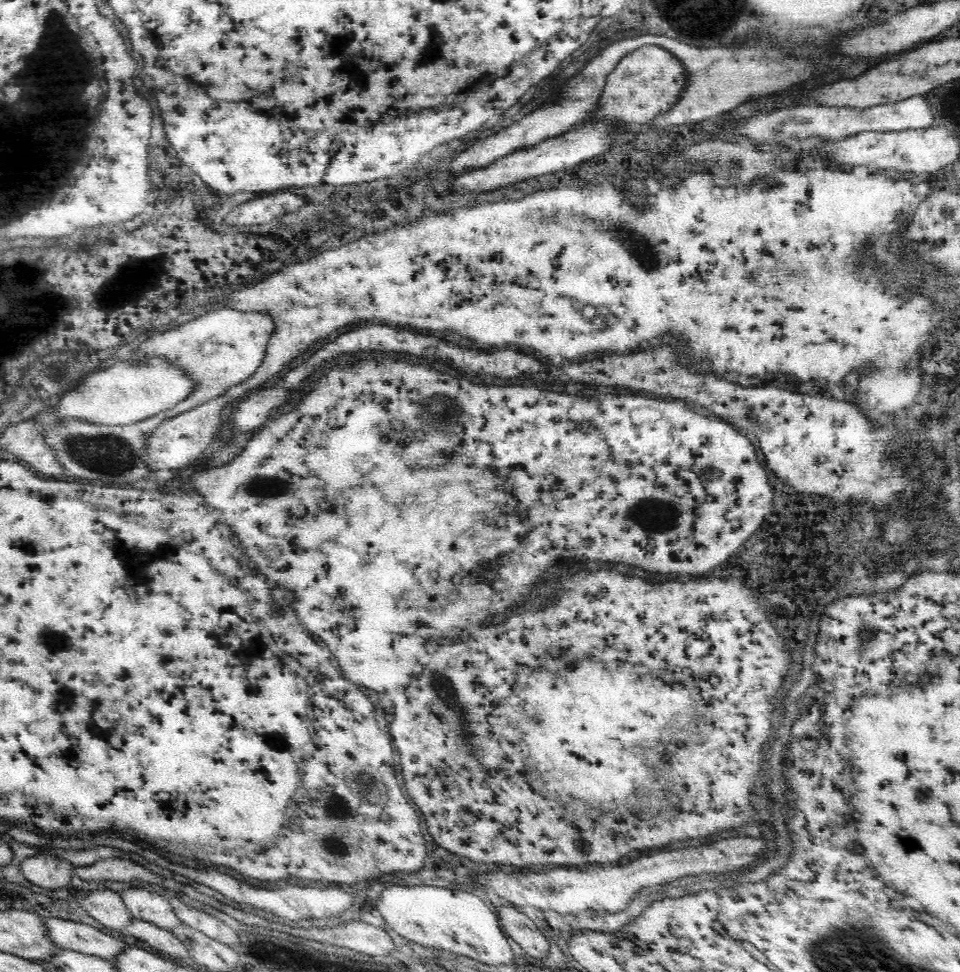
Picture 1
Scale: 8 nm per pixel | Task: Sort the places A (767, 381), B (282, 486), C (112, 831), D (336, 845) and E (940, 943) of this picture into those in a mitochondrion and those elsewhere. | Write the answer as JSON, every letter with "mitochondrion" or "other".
{"A":"other","B":"mitochondrion","C":"other","D":"mitochondrion","E":"other"}

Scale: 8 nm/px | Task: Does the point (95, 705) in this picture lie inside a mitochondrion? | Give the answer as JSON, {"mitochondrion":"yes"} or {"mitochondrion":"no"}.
{"mitochondrion":"no"}

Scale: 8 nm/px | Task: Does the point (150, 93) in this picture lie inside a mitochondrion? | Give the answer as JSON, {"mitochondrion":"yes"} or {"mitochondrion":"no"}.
{"mitochondrion":"no"}

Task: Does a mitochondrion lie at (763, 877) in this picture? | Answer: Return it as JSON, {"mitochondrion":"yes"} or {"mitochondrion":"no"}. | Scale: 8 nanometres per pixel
{"mitochondrion":"no"}

